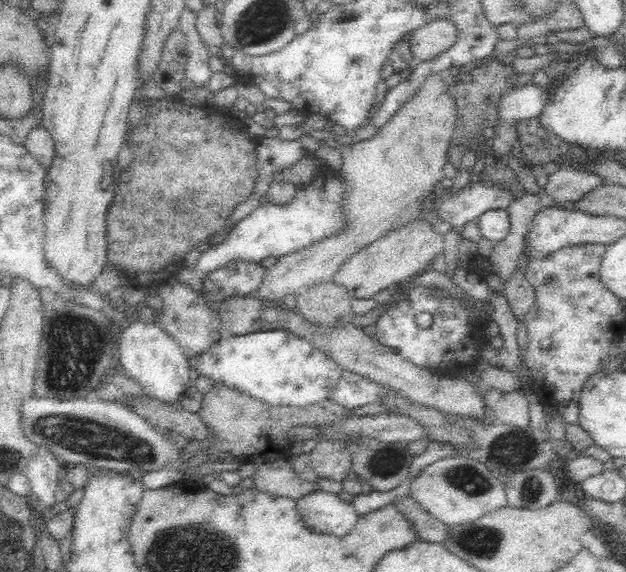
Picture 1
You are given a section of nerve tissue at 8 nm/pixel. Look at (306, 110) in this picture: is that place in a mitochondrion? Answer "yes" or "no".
no

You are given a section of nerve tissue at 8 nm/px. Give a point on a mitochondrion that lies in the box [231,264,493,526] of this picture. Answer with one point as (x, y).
(470, 480)

